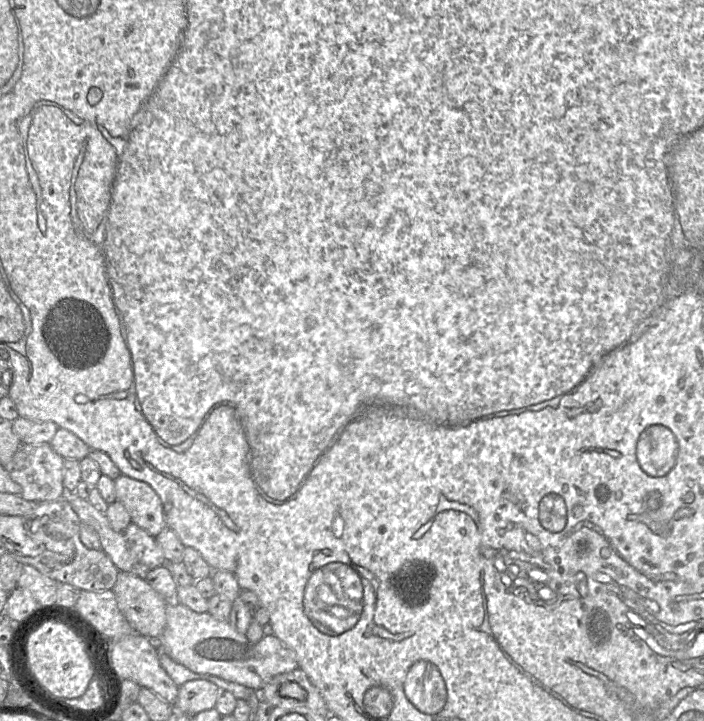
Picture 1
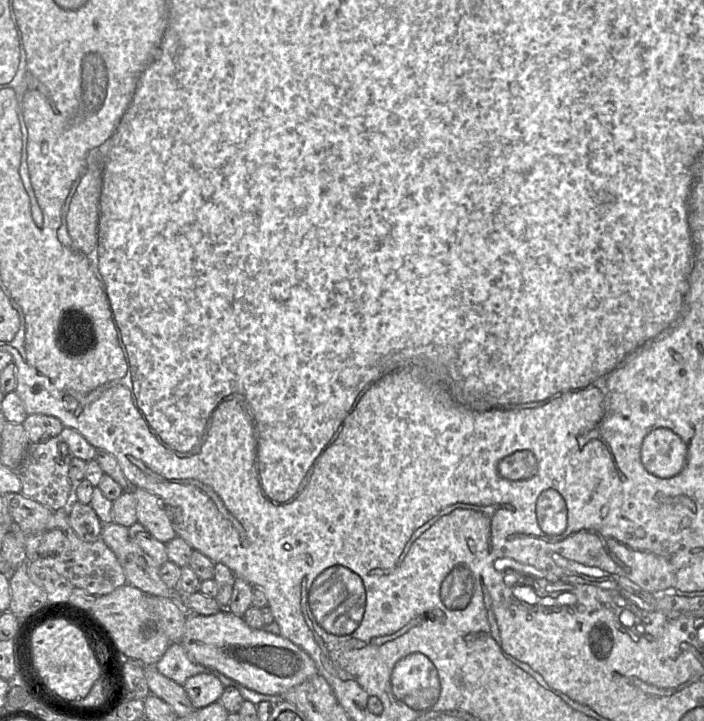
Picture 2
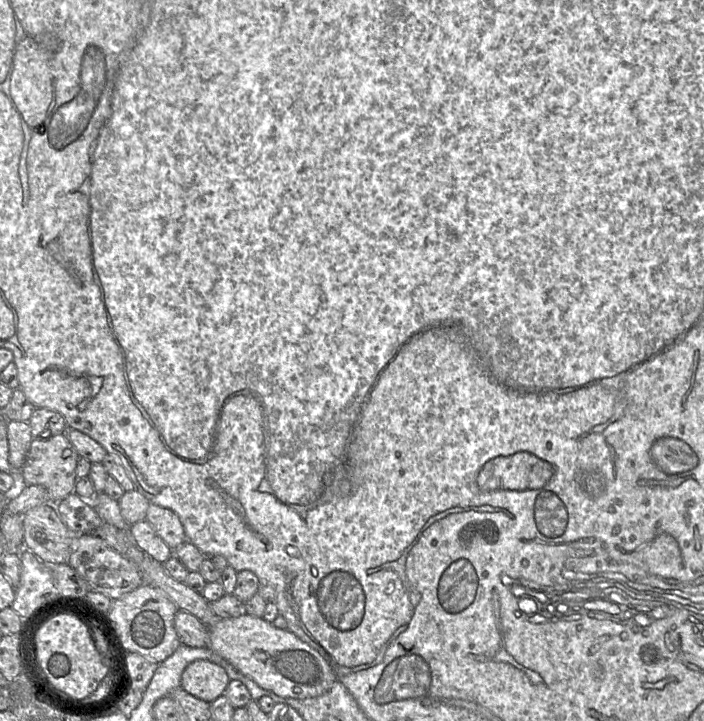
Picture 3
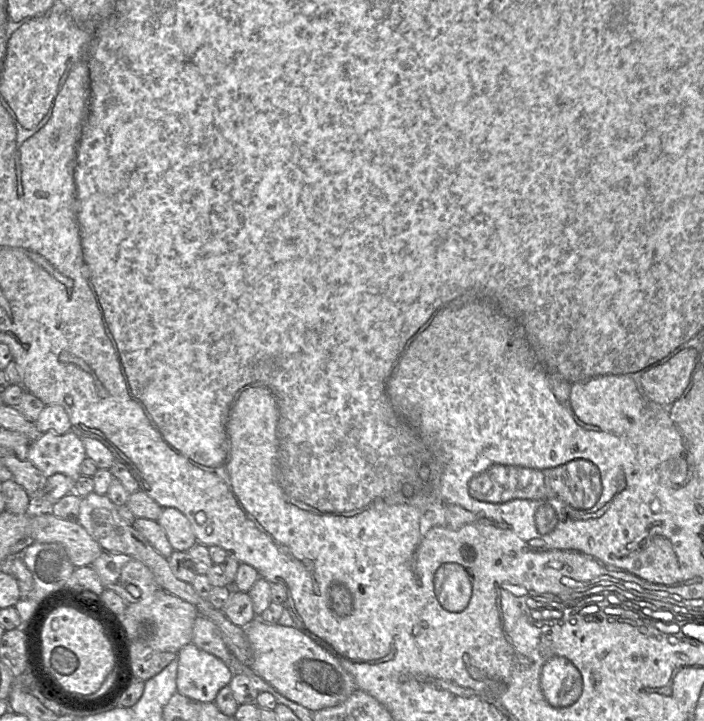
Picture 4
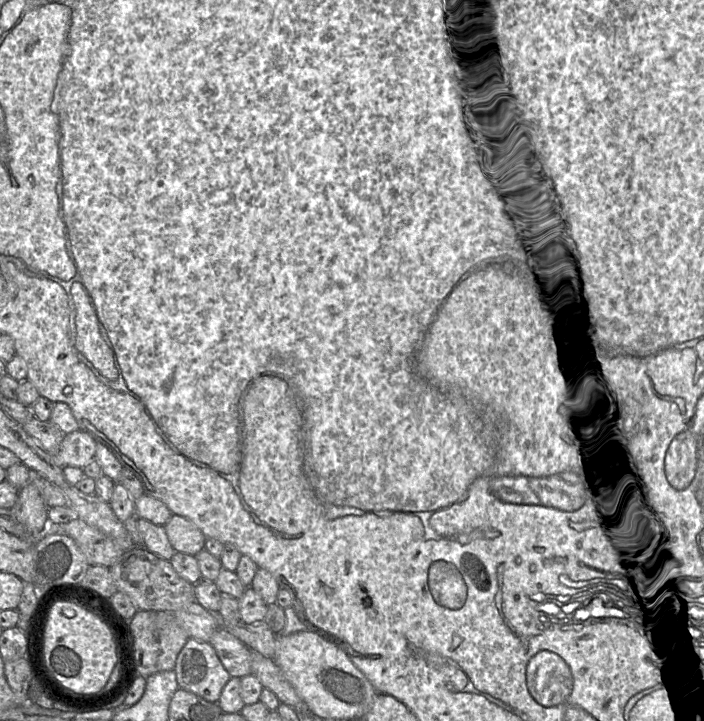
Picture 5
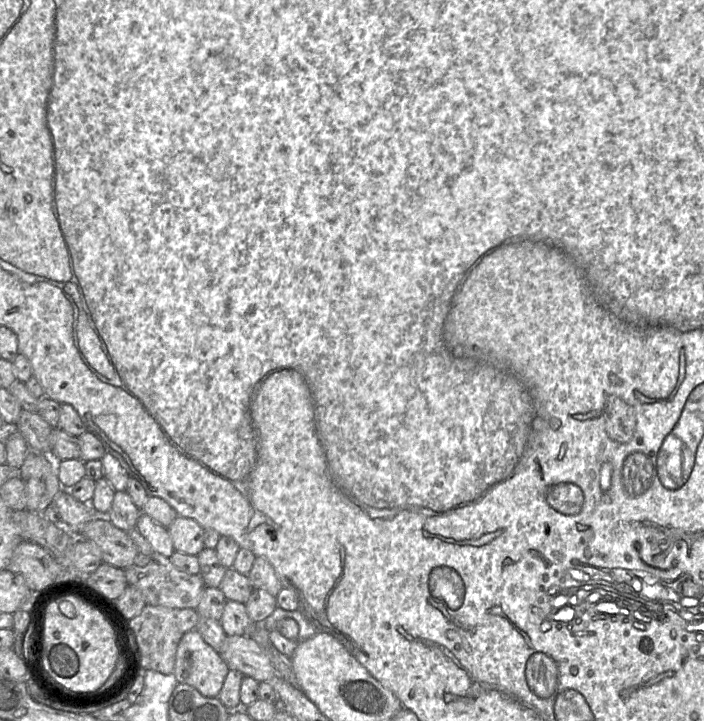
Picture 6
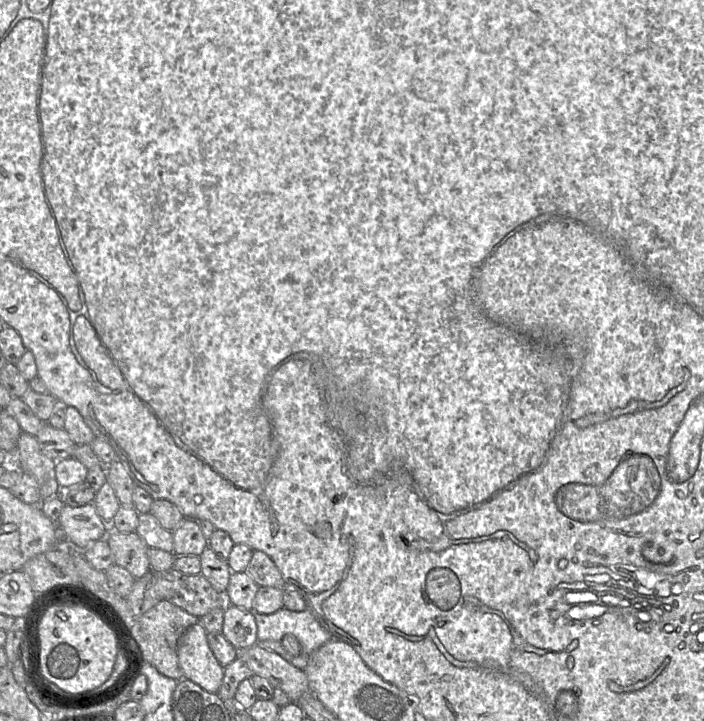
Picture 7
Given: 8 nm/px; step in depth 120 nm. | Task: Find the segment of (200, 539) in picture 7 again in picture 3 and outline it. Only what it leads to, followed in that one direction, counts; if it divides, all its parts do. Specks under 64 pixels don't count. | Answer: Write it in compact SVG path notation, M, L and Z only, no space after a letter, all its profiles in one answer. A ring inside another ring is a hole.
M150 503L146 521L173 551L187 541L180 518L171 509Z

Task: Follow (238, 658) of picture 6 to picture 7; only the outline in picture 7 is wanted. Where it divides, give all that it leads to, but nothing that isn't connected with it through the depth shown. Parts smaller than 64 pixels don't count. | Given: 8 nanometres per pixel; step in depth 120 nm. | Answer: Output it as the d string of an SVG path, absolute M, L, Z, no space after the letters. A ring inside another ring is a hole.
M256 644L250 648L237 650L238 657L245 661L253 675L264 677L274 688L280 688L287 694L290 702L297 703L304 694L311 691L305 671L293 666L279 654L267 650L259 644Z

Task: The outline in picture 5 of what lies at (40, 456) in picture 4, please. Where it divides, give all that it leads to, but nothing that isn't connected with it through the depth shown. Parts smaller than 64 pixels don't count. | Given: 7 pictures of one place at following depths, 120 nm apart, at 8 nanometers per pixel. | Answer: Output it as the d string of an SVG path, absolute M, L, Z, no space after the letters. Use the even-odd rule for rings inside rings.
M81 429L66 434L59 450L52 455L60 468L75 466L83 468L96 459L97 440L88 432Z

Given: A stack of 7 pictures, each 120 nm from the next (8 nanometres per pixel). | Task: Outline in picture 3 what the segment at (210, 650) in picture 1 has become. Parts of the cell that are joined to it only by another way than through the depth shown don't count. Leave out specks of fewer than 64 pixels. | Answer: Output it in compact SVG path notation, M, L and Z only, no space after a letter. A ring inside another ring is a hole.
M241 614L220 619L209 628L209 648L261 688L283 698L303 700L326 693L337 680L328 662L288 629L276 628L262 617Z

